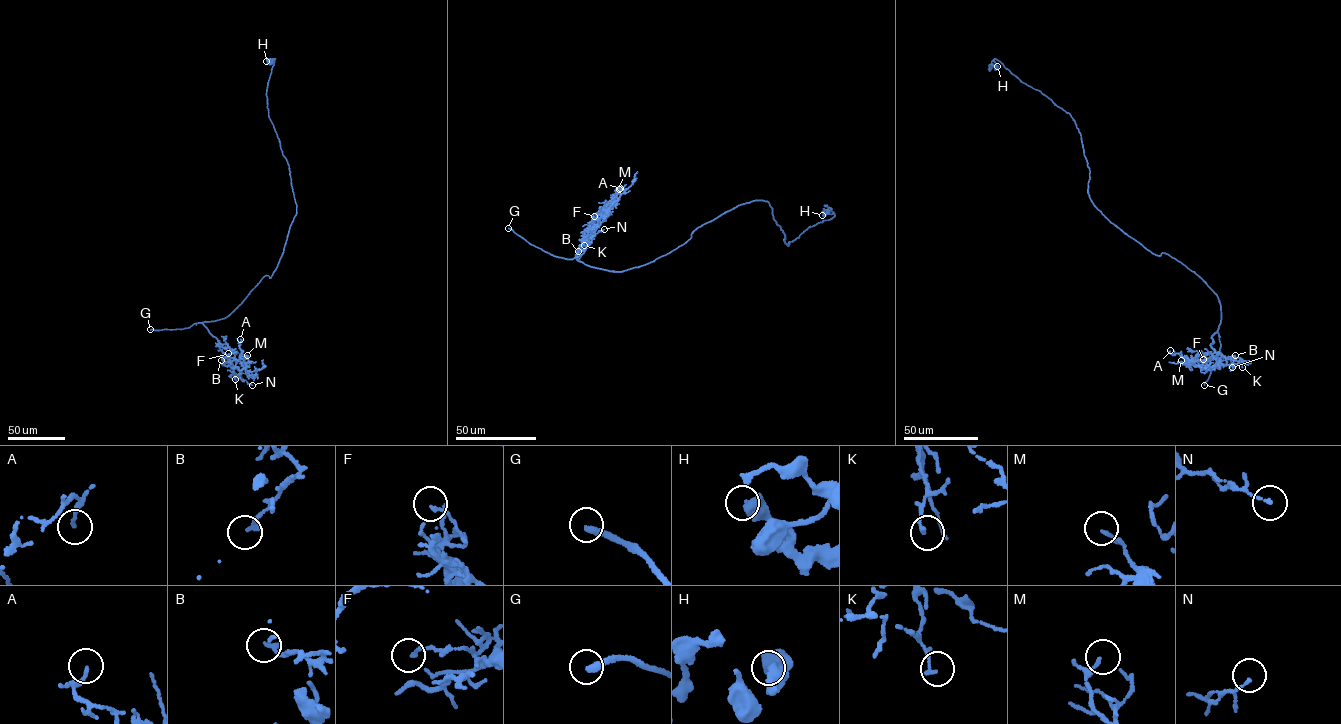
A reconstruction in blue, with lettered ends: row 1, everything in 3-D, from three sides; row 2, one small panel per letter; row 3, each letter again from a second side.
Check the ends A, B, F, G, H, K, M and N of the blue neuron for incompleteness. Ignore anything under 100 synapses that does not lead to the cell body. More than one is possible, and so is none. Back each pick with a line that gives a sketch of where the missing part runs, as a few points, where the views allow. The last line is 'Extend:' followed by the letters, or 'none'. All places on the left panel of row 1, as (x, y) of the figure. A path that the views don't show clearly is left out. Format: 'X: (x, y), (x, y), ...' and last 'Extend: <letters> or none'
Extend: G

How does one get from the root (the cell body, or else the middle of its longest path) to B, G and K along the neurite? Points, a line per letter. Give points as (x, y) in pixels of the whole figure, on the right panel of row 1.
B: (1140, 244), (1155, 254), (1164, 253), (1182, 263), (1216, 295), (1221, 319), (1210, 346), (1224, 357), (1235, 355)
G: (1140, 244), (1155, 254), (1164, 253), (1182, 263), (1218, 298), (1221, 319), (1216, 332), (1220, 348), (1204, 385)
K: (1140, 244), (1182, 263), (1216, 295), (1221, 319), (1211, 347), (1226, 358), (1239, 360), (1242, 367)

